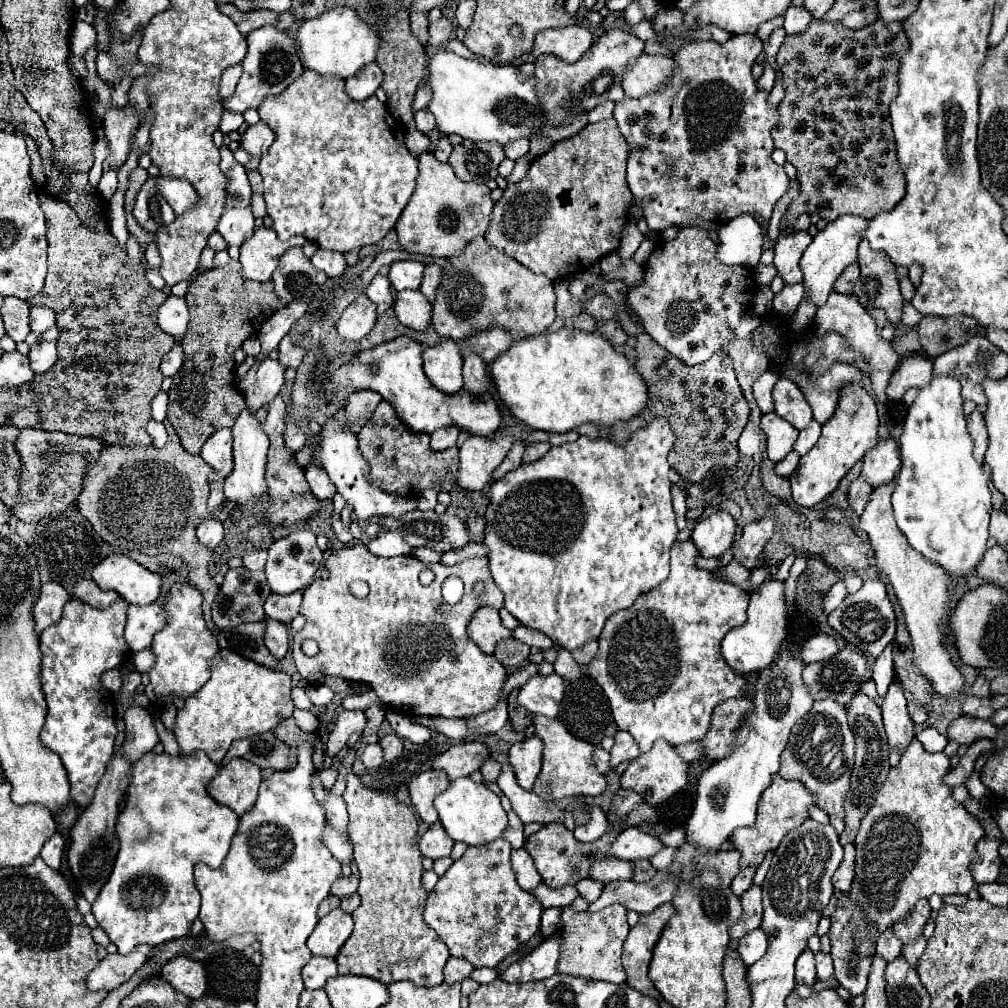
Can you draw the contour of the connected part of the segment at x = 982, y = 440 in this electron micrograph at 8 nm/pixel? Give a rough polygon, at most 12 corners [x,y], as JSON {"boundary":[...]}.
{"boundary":[[978,409],[968,415],[974,459],[984,463],[988,447],[984,417]]}

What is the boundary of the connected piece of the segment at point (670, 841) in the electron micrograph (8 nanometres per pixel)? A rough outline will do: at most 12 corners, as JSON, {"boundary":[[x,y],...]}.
{"boundary":[[674,827],[658,835],[664,845],[680,847],[686,843],[684,827]]}

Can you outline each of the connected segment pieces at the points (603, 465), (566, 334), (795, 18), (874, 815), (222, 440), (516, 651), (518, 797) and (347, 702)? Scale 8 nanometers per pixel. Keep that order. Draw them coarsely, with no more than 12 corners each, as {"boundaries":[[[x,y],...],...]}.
{"boundaries":[[[654,419],[488,491],[504,607],[572,651],[668,577]],[[544,331],[492,363],[530,429],[638,415],[646,381],[598,333]],[[806,7],[786,9],[786,33],[802,33],[812,21]],[[914,739],[854,841],[850,899],[884,929],[968,895],[980,821]],[[218,429],[202,459],[222,477],[232,471],[232,431]],[[514,637],[498,641],[494,657],[508,669],[520,667],[530,647]],[[502,767],[498,787],[522,823],[562,823],[562,811],[518,785]],[[366,693],[348,695],[344,709],[366,709],[370,705],[386,707],[380,697]]]}

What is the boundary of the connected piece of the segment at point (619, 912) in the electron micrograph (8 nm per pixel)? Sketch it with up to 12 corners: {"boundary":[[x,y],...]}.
{"boundary":[[622,905],[562,909],[558,973],[624,983]]}

